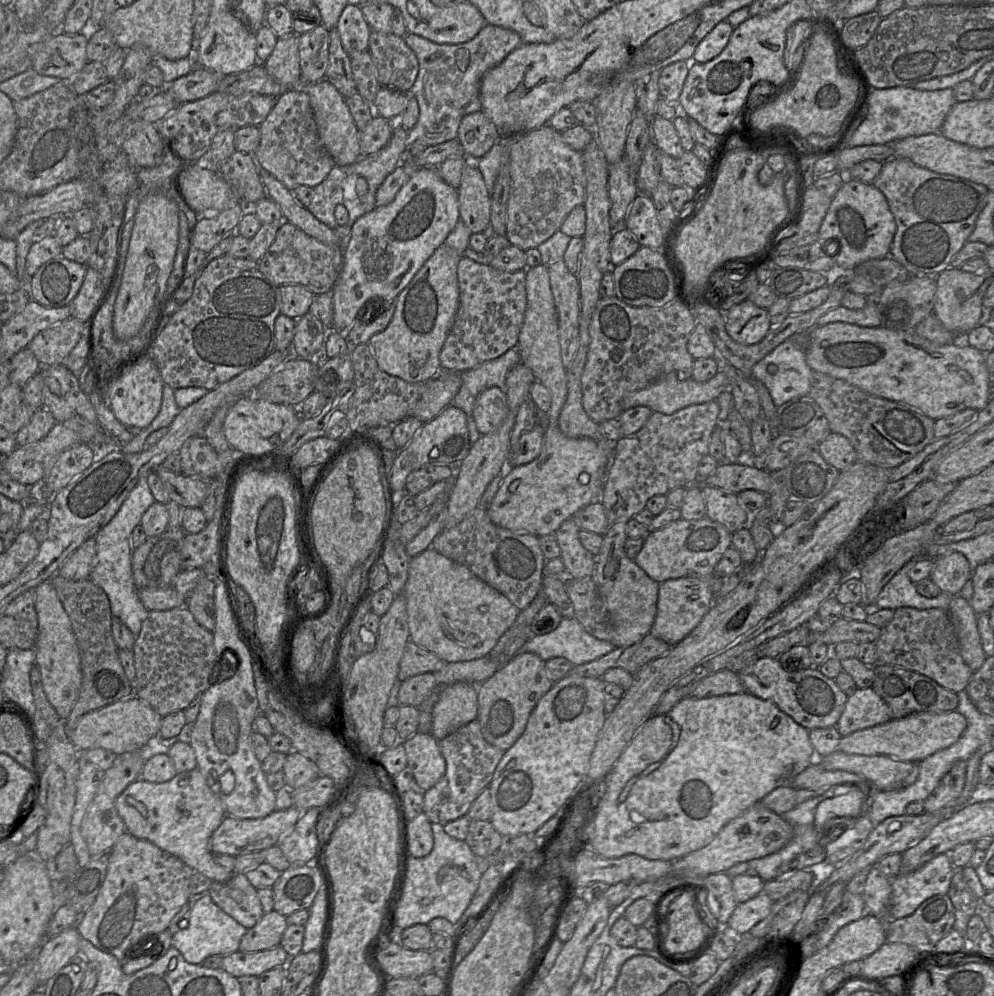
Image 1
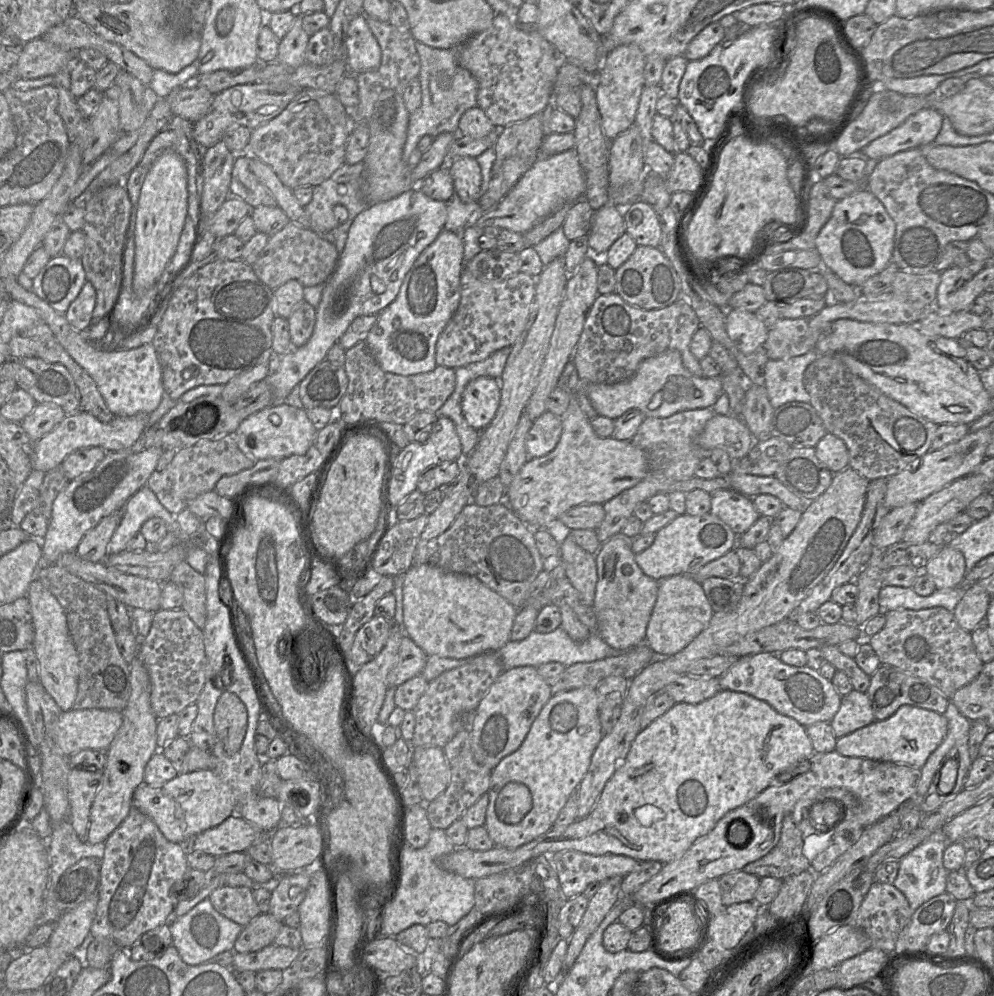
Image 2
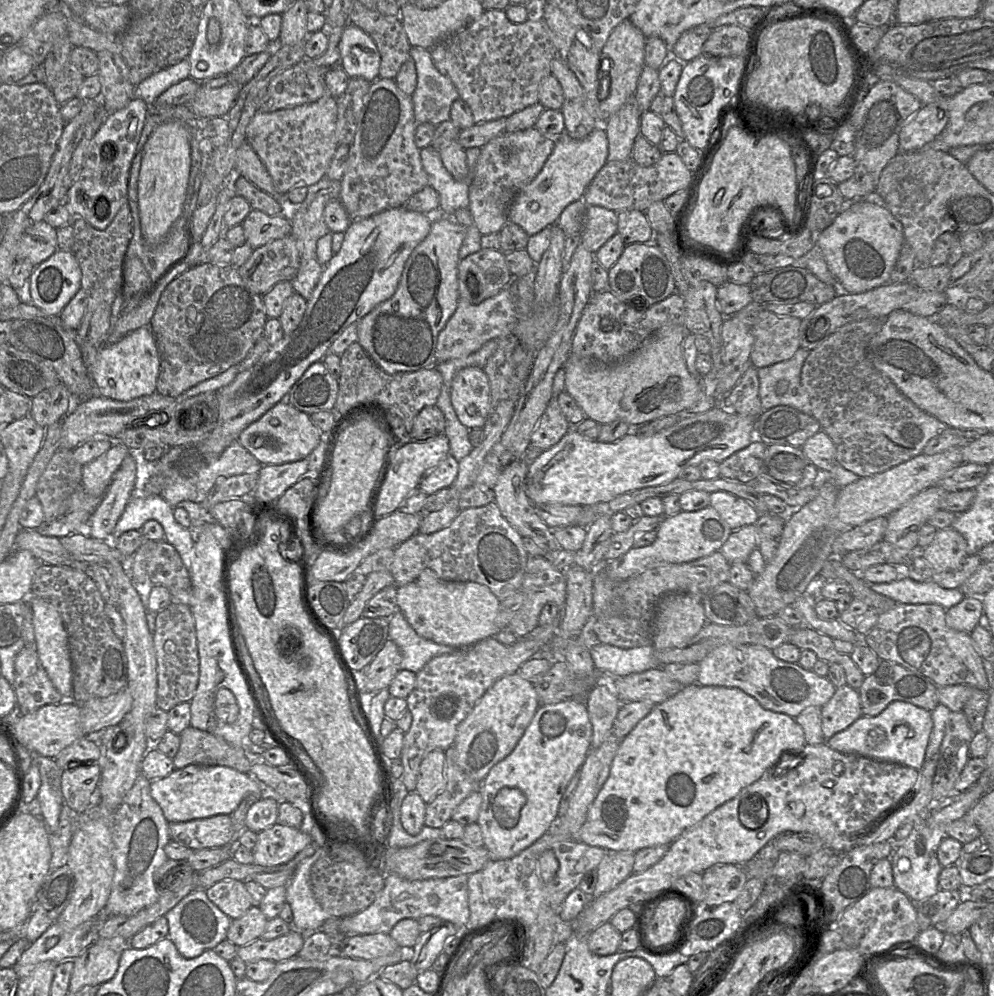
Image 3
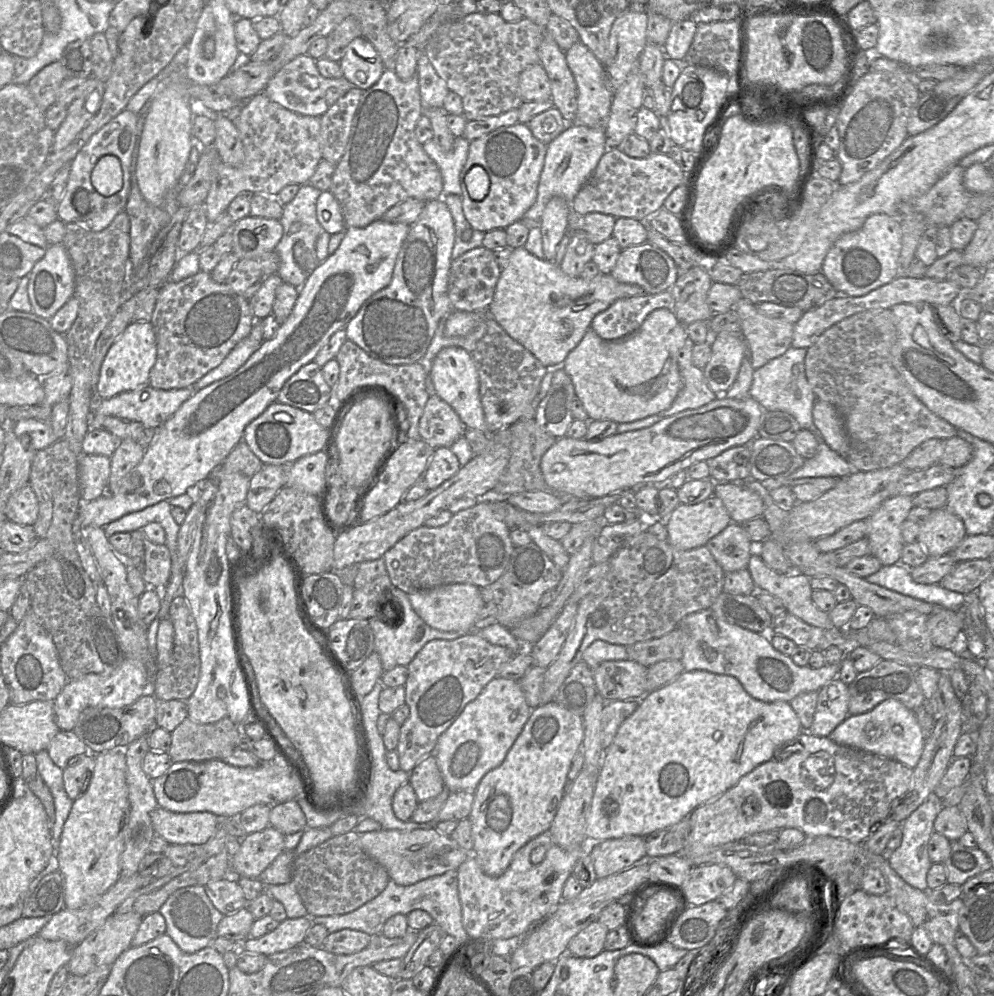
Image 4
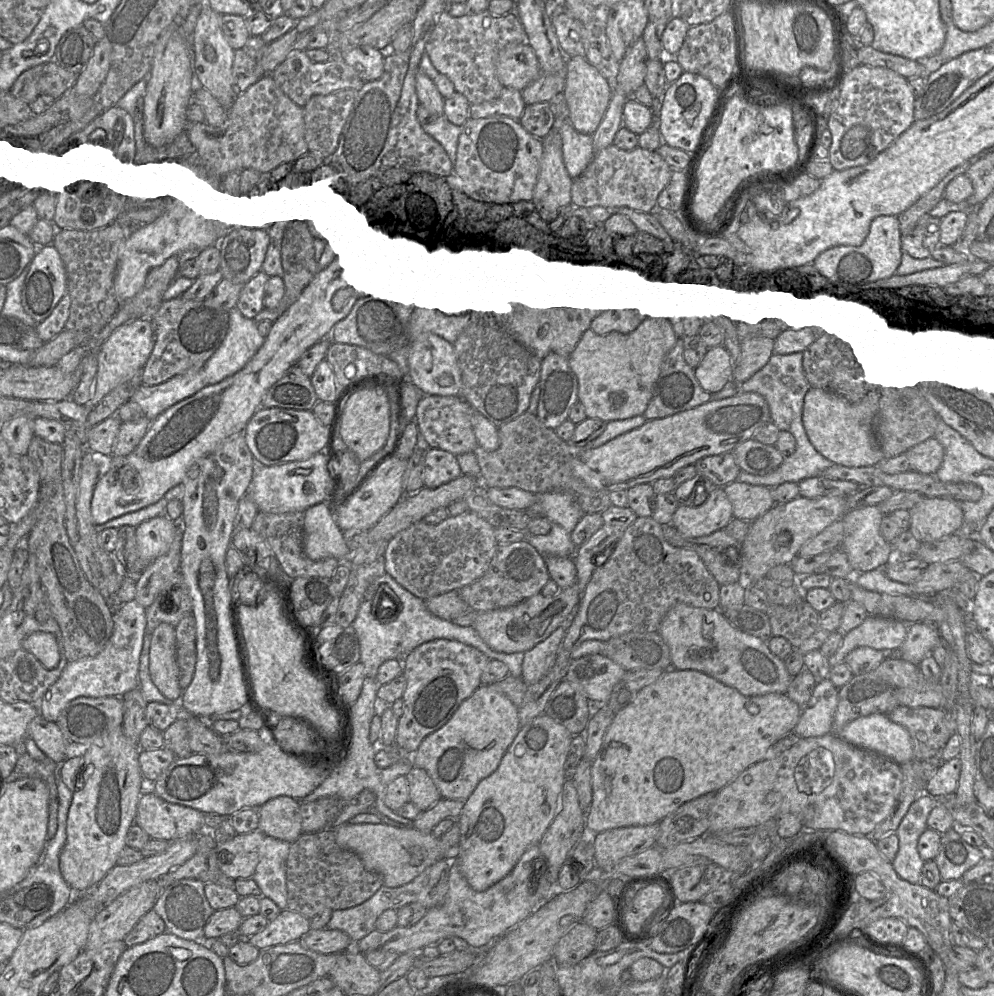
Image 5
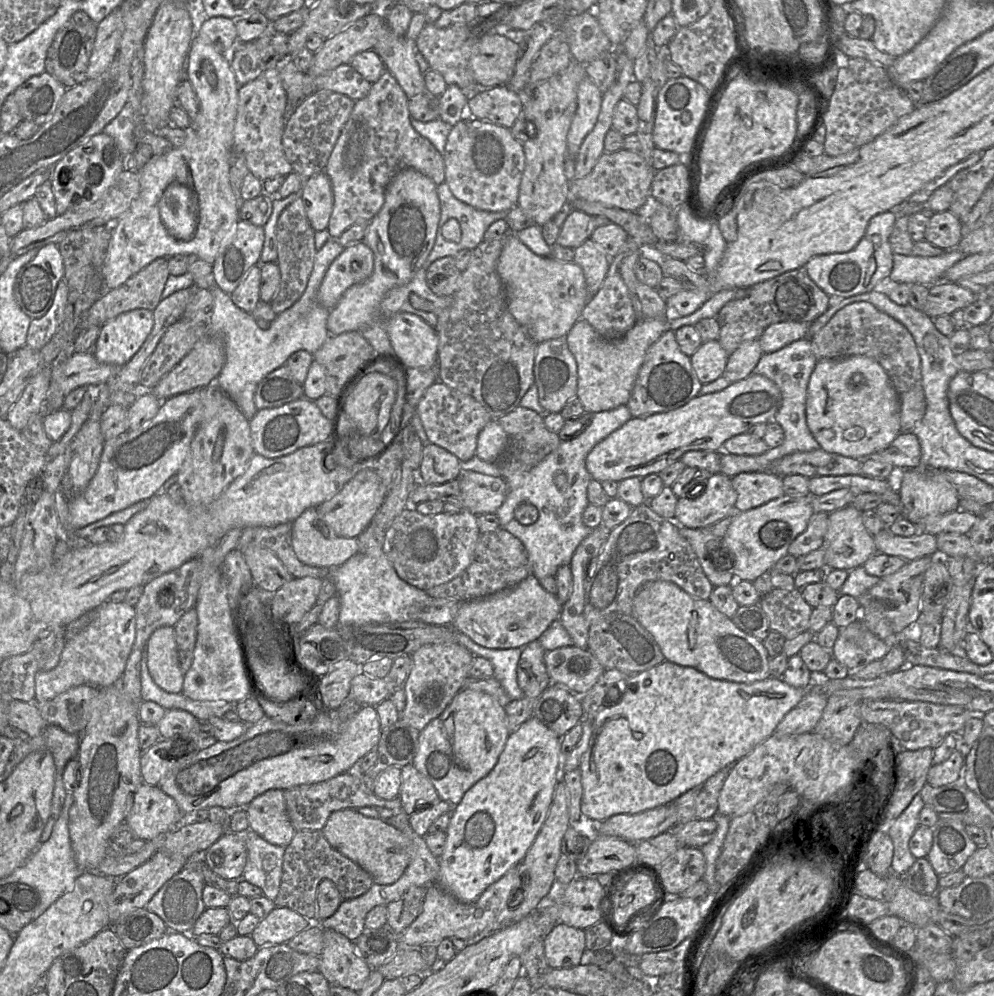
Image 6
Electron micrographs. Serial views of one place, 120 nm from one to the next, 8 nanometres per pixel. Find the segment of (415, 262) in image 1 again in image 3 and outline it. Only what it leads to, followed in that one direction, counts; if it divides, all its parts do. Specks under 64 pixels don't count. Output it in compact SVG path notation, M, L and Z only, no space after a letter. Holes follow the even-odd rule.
M401 206L352 221L344 233L339 252L323 265L298 327L271 345L252 367L238 373L230 384L215 392L219 403L217 425L195 448L204 455L219 456L232 442L238 440L245 428L286 398L308 367L323 360L330 345L346 327L391 298L407 259L429 234L432 220L432 215Z

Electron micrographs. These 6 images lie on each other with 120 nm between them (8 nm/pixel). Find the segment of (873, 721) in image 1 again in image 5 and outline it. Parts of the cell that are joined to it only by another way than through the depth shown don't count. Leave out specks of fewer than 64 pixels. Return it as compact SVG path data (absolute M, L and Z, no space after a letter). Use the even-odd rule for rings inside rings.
M828 678L818 681L808 704L801 709L793 733L804 738L832 733L838 689Z

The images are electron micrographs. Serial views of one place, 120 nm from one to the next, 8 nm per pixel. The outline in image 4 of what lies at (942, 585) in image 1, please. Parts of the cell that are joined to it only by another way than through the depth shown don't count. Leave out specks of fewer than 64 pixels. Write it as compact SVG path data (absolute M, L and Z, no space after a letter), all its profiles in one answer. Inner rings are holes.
M946 508L934 509L926 521L920 524L918 542L924 547L928 557L940 557L950 554L966 536L963 521Z

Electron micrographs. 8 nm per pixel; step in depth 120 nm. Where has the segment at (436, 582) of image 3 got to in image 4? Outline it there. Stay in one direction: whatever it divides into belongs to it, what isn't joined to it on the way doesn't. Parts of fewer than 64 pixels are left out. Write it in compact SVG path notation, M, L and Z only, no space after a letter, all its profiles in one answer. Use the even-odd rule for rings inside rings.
M452 583L432 589L419 590L410 593L409 600L423 621L440 631L472 631L478 614L486 605L481 596L480 588L469 583Z

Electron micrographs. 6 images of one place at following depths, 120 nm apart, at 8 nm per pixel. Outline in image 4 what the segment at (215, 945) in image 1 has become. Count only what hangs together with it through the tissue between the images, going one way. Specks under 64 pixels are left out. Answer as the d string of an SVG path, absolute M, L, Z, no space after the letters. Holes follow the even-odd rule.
M190 886L175 891L158 912L165 919L166 934L187 954L196 953L213 943L218 937L217 926L223 918L211 903L203 886Z

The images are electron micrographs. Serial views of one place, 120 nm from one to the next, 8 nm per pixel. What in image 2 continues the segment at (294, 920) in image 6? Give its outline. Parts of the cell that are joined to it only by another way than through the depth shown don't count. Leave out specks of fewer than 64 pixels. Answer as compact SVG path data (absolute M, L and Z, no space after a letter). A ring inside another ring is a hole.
M272 943L256 952L234 952L231 969L233 971L249 970L254 973L269 969L284 970L291 965L300 951L301 949Z

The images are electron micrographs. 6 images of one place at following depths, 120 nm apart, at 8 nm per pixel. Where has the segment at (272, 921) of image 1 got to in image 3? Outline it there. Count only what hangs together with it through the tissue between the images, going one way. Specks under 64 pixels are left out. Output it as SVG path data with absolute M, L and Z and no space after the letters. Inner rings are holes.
M251 906L242 917L231 921L226 940L238 948L243 947L260 939L267 921L259 908Z

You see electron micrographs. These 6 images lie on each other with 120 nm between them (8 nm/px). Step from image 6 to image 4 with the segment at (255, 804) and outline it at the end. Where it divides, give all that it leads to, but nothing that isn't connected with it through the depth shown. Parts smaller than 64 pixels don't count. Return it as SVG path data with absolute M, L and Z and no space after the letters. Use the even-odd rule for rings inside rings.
M297 800L270 805L269 824L287 835L306 829L306 817Z

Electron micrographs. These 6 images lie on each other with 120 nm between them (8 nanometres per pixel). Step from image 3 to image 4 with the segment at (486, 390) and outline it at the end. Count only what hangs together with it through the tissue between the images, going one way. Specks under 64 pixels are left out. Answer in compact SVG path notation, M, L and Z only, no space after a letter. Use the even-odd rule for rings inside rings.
M460 347L443 348L433 360L429 379L435 388L436 395L455 410L467 428L490 433L480 398L478 371L468 351Z

